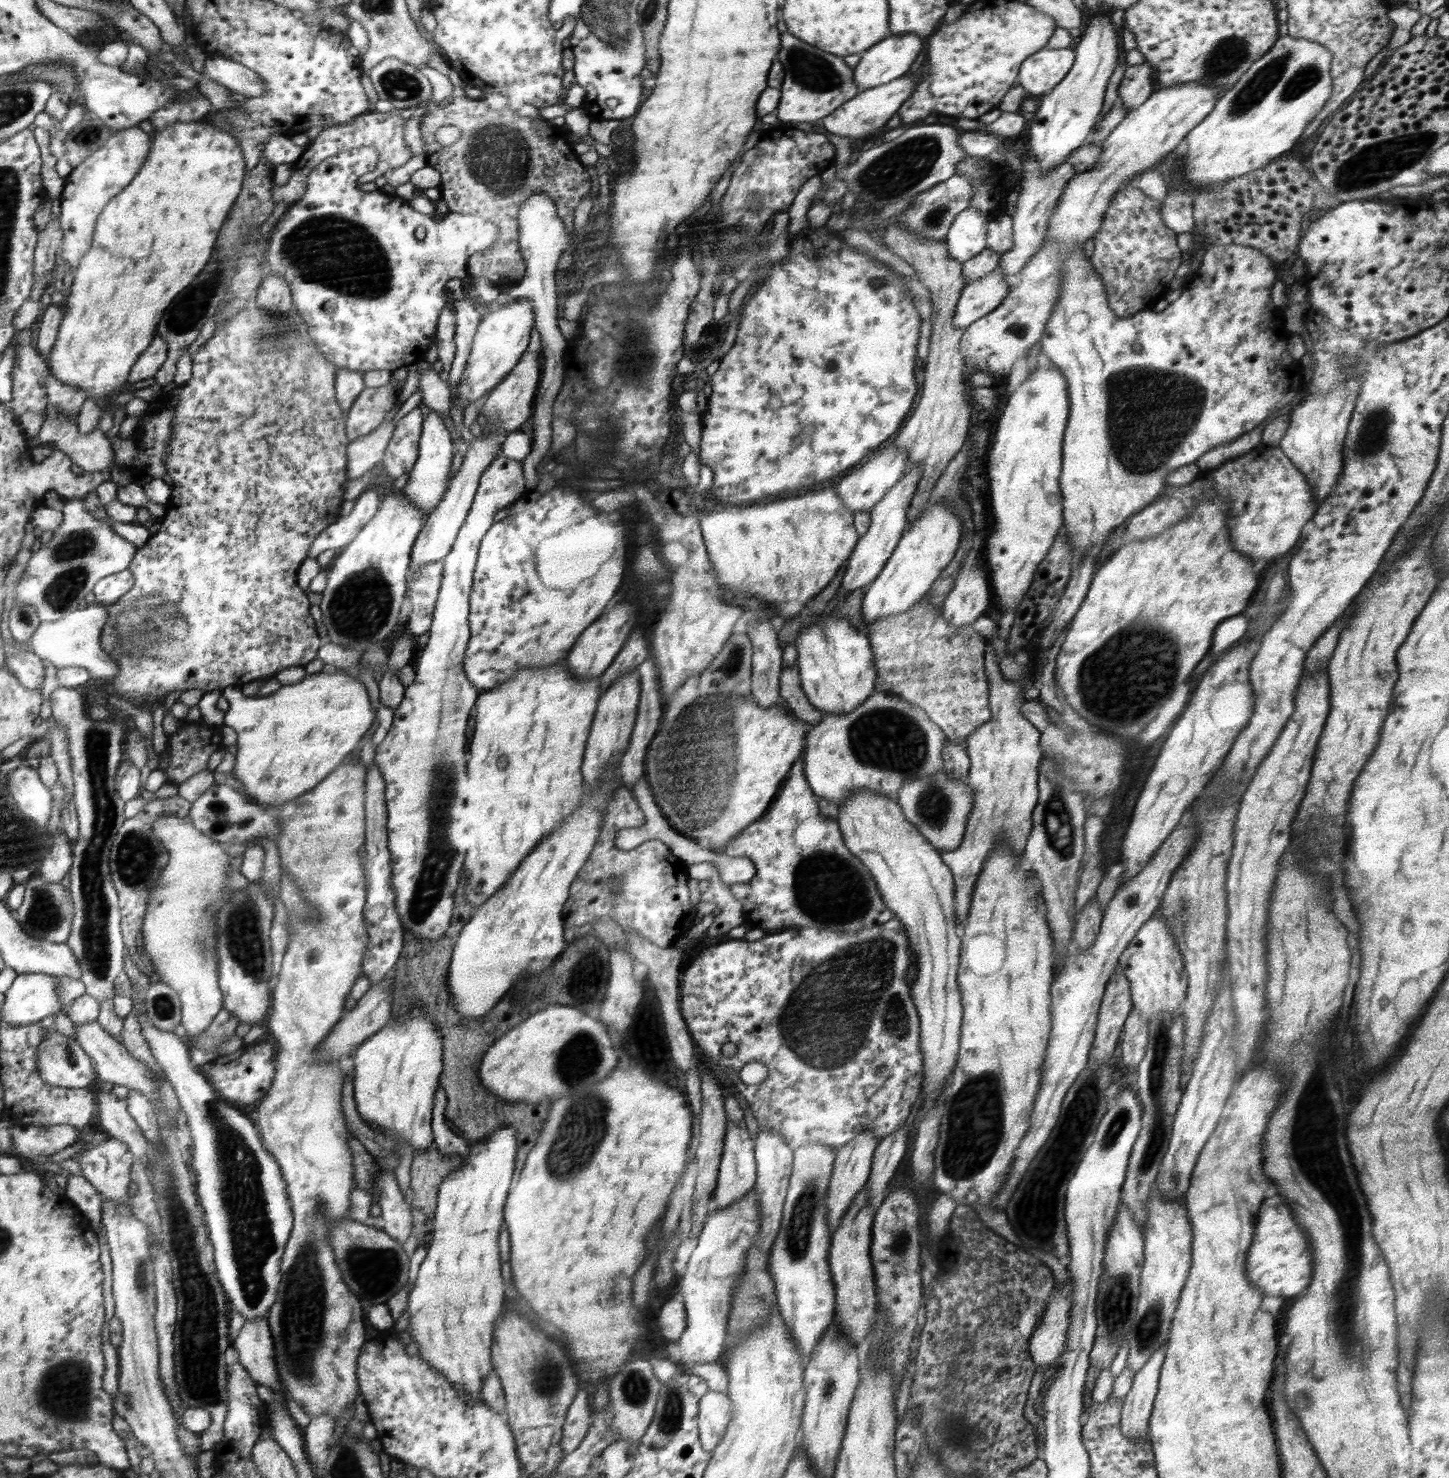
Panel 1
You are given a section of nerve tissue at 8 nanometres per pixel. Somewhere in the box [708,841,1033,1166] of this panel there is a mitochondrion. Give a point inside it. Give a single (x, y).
(824, 1021)

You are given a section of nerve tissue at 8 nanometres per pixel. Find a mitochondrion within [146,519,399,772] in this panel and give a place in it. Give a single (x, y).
(360, 605)

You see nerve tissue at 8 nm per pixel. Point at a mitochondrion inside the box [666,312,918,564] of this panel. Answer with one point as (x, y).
(832, 365)

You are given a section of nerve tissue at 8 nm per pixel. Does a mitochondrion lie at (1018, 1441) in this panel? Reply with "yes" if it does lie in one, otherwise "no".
no

